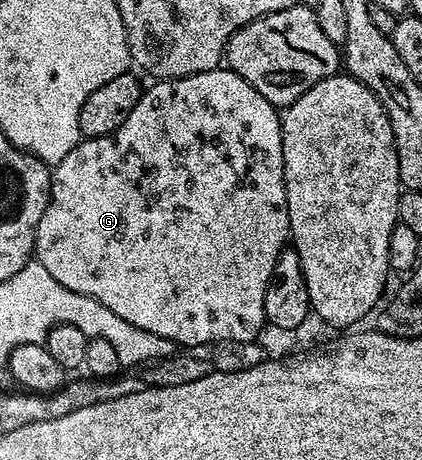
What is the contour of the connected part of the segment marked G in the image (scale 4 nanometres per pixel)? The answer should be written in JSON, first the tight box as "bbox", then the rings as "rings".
{"bbox":[34,69,290,349],"rings":[[[229,69],[205,71],[204,73],[189,75],[183,79],[163,79],[151,82],[151,84],[151,87],[149,84],[143,90],[136,109],[132,109],[132,113],[128,113],[124,125],[117,127],[110,135],[83,138],[76,145],[76,149],[72,149],[72,153],[68,153],[68,157],[64,157],[64,161],[60,161],[53,168],[50,181],[50,200],[44,209],[44,217],[40,217],[40,225],[36,229],[36,241],[34,242],[36,262],[44,265],[44,269],[48,269],[48,273],[52,273],[52,277],[56,277],[56,281],[60,281],[60,285],[64,285],[64,289],[72,289],[72,293],[84,293],[88,297],[100,301],[100,305],[108,305],[108,309],[112,309],[112,313],[124,317],[124,321],[128,321],[131,325],[137,325],[139,329],[148,329],[148,333],[156,333],[156,337],[164,337],[175,343],[175,345],[182,346],[183,343],[186,349],[193,349],[201,343],[224,341],[225,339],[253,343],[259,338],[258,334],[261,333],[262,327],[267,326],[266,314],[264,313],[264,297],[278,255],[287,246],[290,239],[290,218],[288,217],[286,182],[284,181],[284,153],[282,152],[282,121],[279,108],[273,107],[268,100],[260,97],[260,93],[256,93],[256,89],[252,89],[252,85],[248,85],[248,81],[244,81],[244,77],[240,77],[235,71]]]}

